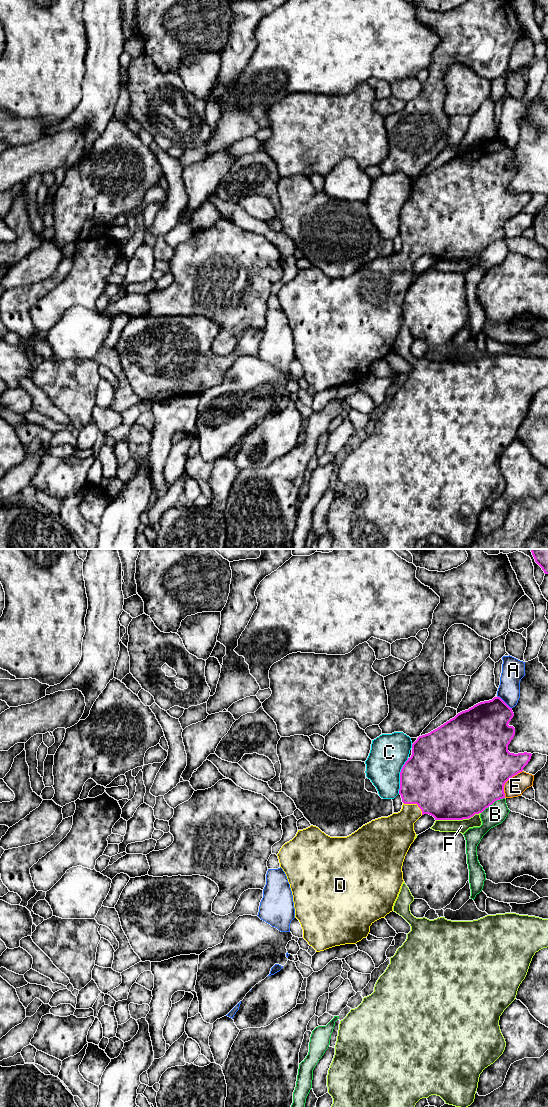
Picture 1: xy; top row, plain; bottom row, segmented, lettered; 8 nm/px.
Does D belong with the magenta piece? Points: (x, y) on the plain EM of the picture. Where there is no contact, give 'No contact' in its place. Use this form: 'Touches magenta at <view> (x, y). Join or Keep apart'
Touches magenta at xy (415, 243). Join

